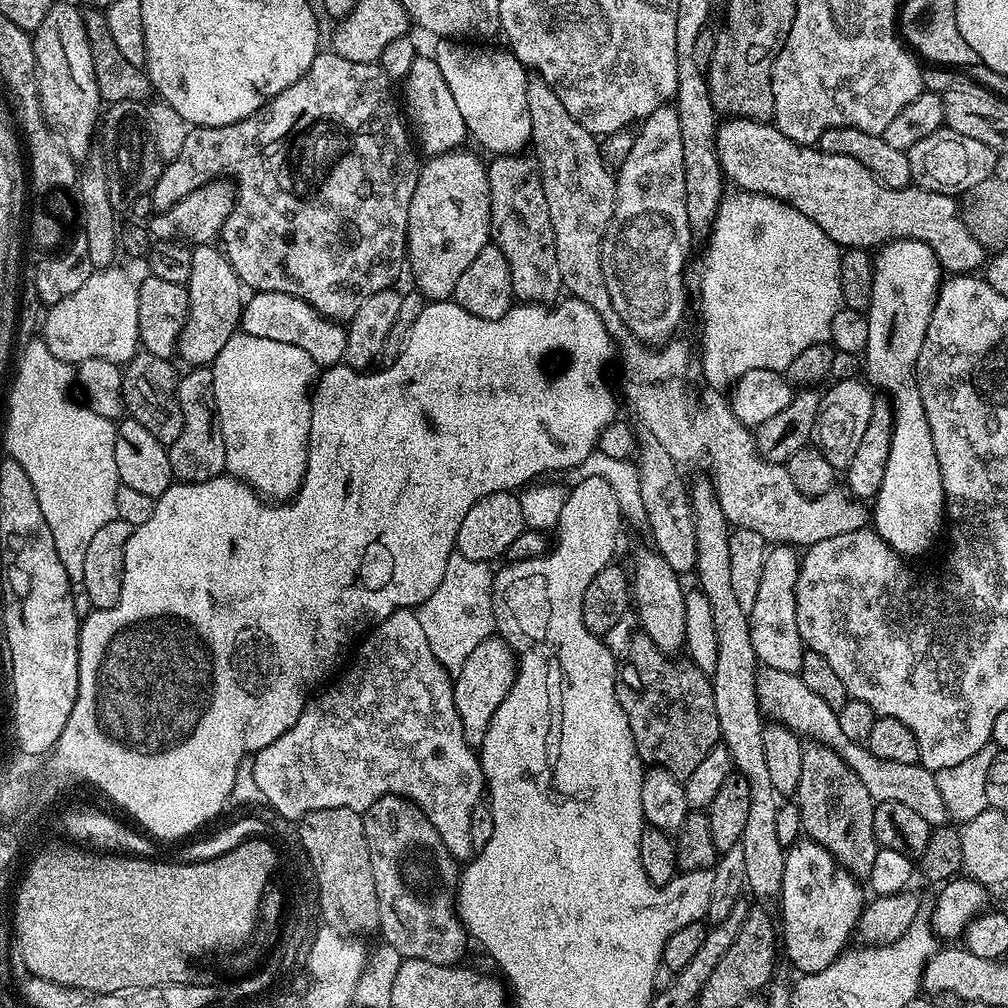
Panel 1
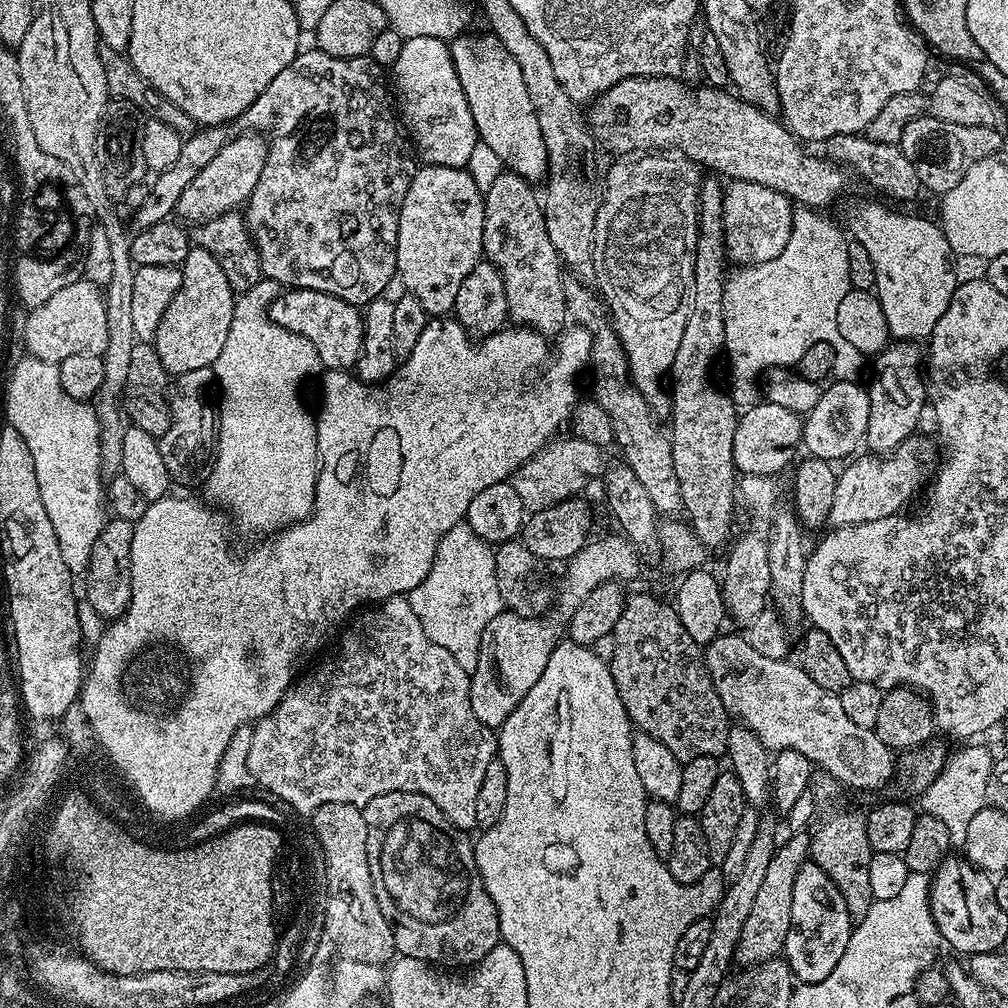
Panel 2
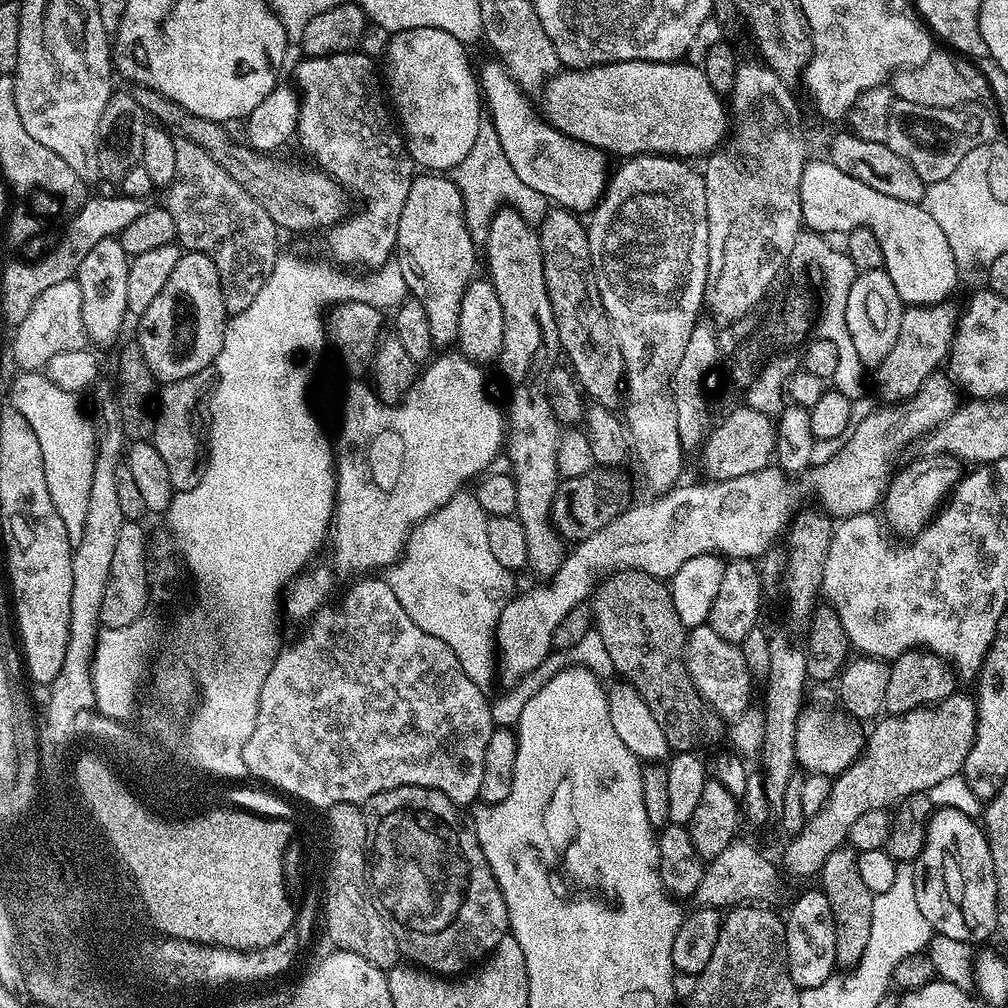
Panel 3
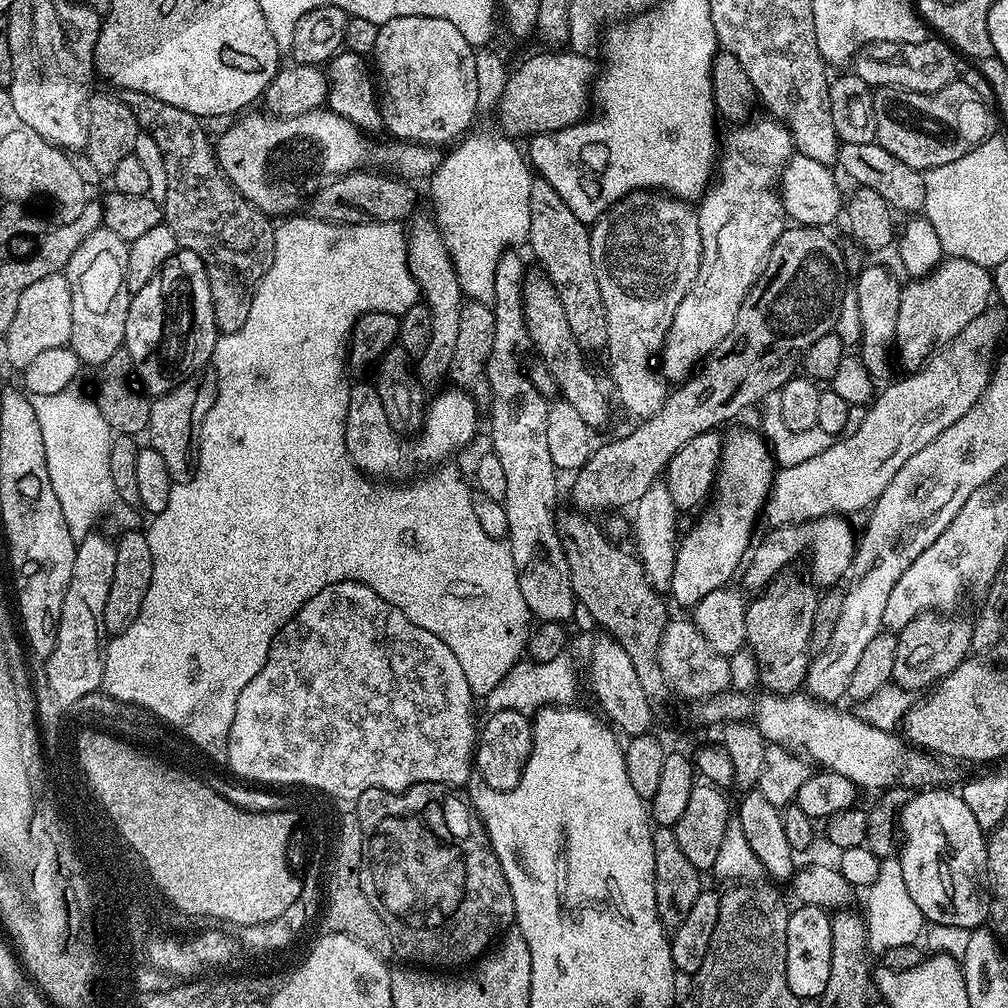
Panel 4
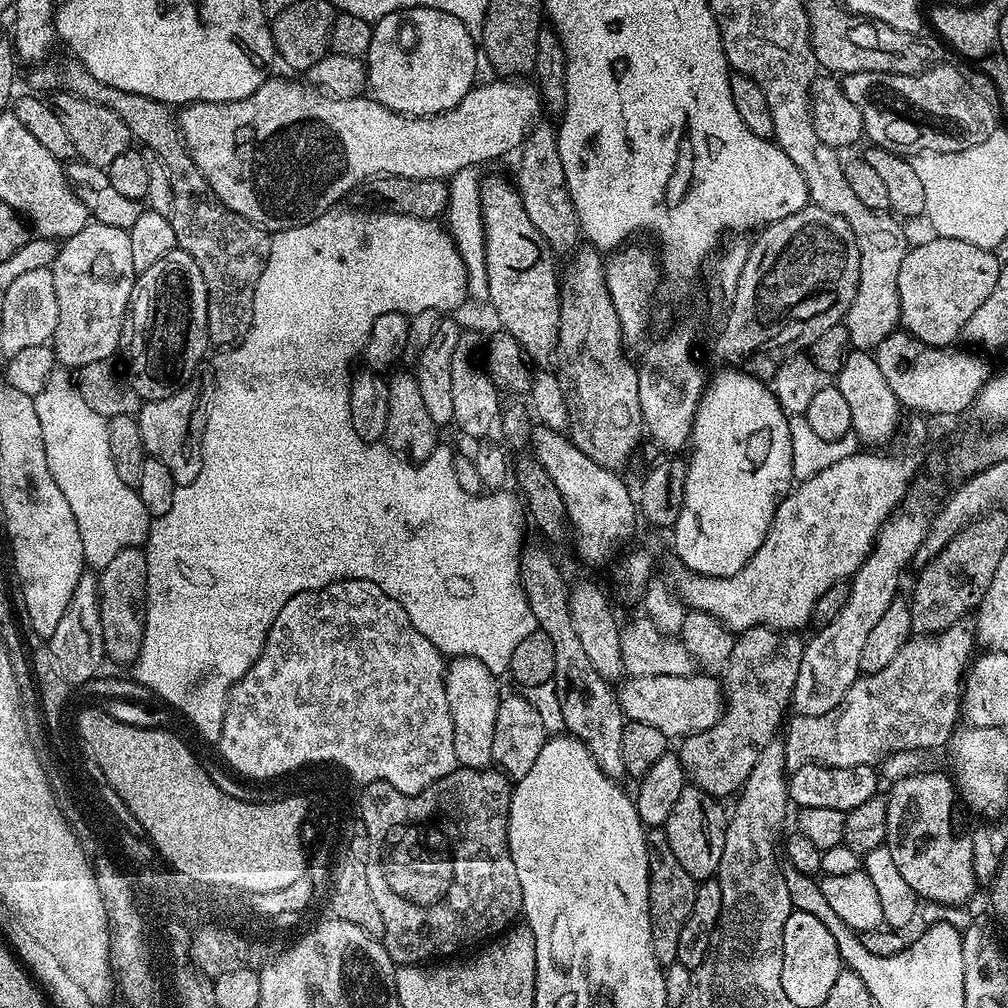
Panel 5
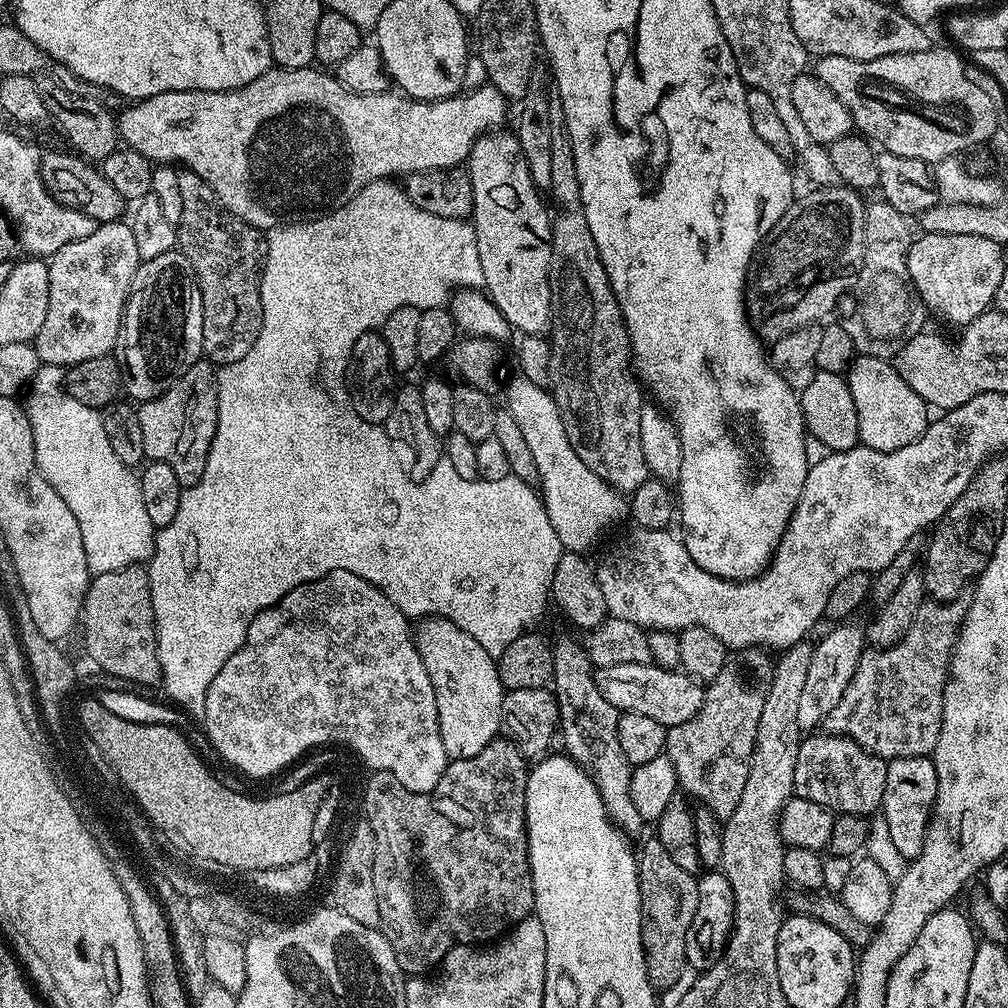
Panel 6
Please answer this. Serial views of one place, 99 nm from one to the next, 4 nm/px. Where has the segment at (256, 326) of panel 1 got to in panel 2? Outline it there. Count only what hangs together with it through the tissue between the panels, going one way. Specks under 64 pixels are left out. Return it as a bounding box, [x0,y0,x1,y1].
[268,288,364,369]

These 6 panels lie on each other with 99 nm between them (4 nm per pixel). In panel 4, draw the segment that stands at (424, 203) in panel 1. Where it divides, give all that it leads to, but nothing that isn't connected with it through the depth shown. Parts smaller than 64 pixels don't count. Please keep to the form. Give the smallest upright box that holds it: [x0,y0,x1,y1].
[406,215,466,385]

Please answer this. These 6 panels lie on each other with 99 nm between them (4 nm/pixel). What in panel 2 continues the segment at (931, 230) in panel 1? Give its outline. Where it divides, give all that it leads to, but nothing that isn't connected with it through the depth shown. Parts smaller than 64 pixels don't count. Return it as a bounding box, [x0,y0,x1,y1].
[586,76,845,210]

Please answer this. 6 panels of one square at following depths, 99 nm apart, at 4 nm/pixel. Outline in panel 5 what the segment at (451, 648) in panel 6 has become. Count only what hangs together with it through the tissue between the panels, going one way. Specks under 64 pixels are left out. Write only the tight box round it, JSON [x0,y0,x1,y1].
[445,656,502,771]

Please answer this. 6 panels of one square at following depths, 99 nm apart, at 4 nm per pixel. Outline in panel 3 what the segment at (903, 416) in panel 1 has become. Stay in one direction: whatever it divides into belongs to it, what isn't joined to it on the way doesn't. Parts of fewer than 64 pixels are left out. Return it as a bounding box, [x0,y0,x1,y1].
[800,158,958,308]

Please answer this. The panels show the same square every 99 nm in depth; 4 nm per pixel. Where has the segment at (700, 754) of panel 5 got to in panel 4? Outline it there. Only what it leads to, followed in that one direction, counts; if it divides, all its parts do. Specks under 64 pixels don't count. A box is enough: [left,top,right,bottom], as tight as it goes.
[746,573,818,696]

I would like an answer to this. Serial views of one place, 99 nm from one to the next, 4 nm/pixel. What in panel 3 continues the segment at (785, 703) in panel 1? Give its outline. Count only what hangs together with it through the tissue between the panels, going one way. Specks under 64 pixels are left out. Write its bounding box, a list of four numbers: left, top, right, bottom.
[684,624,754,722]

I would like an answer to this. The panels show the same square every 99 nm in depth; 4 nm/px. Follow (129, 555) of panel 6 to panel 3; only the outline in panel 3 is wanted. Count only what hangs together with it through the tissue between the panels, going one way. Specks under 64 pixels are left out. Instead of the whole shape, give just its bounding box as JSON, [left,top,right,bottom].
[10,370,95,546]

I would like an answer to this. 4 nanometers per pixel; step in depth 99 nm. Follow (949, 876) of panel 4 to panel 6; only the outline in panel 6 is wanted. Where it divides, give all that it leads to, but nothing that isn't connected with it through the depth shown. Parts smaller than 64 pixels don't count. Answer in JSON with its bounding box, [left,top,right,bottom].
[882,756,938,858]

